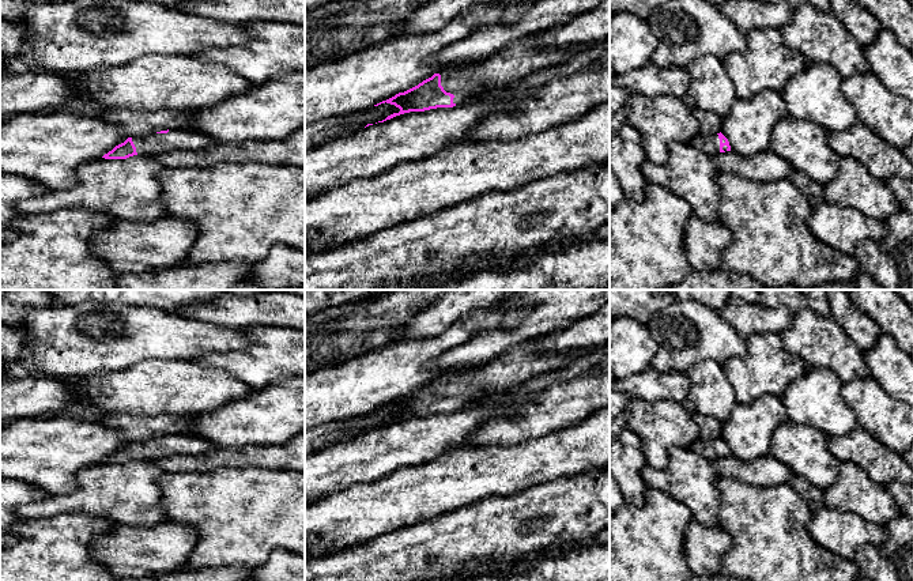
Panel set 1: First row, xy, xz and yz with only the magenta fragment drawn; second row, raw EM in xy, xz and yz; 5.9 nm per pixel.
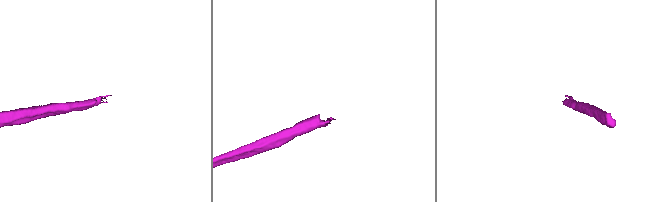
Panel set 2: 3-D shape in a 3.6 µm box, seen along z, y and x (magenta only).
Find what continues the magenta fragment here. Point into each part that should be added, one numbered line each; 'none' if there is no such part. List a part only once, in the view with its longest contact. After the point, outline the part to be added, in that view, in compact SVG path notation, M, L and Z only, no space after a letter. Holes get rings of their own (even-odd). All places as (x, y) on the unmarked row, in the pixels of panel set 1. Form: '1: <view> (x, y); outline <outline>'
1: xz (521, 362); outline M539 339L522 342L488 365L474 371L441 377L441 391L454 400L453 408L464 408L468 403L490 393L502 393L542 373L558 370L597 348L569 352L537 352Z

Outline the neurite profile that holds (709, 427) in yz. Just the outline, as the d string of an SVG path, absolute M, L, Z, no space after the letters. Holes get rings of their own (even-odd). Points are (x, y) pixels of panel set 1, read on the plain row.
M693 412L693 419L699 430L701 438L703 439L717 439L721 437L723 433L723 422L718 419L702 415L699 412Z

